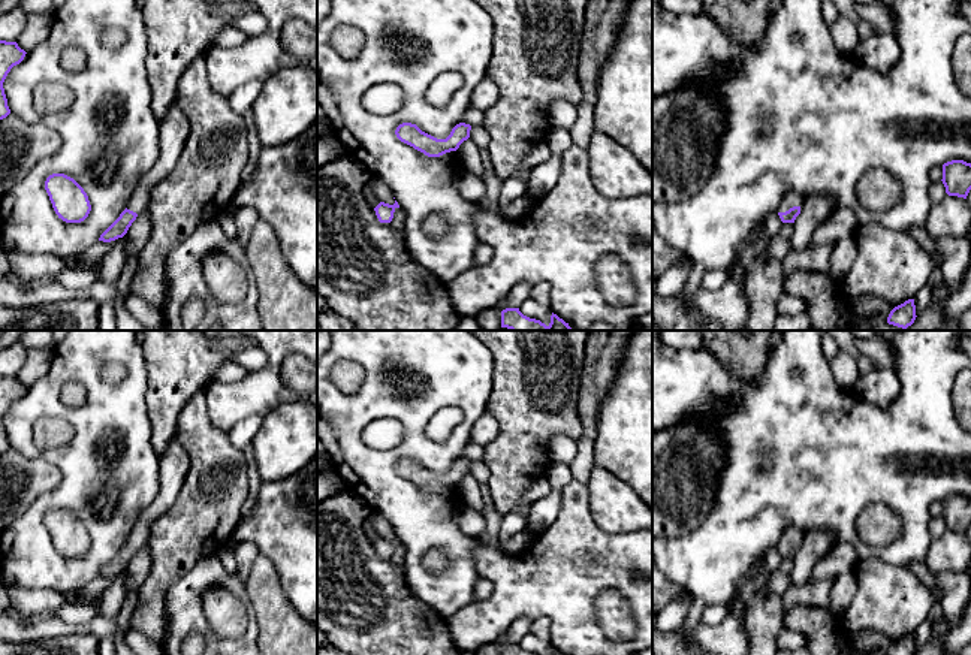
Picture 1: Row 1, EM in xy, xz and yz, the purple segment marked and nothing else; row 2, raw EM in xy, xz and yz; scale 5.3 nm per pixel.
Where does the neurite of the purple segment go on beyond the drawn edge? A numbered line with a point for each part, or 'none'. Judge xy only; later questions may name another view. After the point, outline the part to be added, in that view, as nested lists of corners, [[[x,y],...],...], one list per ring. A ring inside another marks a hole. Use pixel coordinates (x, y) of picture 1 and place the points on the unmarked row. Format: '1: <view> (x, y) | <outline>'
1: xy (174, 464) | [[[172,438],[166,452],[159,456],[159,465],[160,492],[139,516],[127,540],[127,544],[136,549],[148,543],[151,525],[174,505],[190,470],[190,458],[177,438]]]

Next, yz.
1: yz (790, 534) | [[[788,526],[779,540],[778,547],[785,547],[793,541],[802,541],[803,535],[794,528],[794,526]]]

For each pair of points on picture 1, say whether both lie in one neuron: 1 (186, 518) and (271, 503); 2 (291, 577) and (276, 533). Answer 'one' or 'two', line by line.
1: two
2: one

